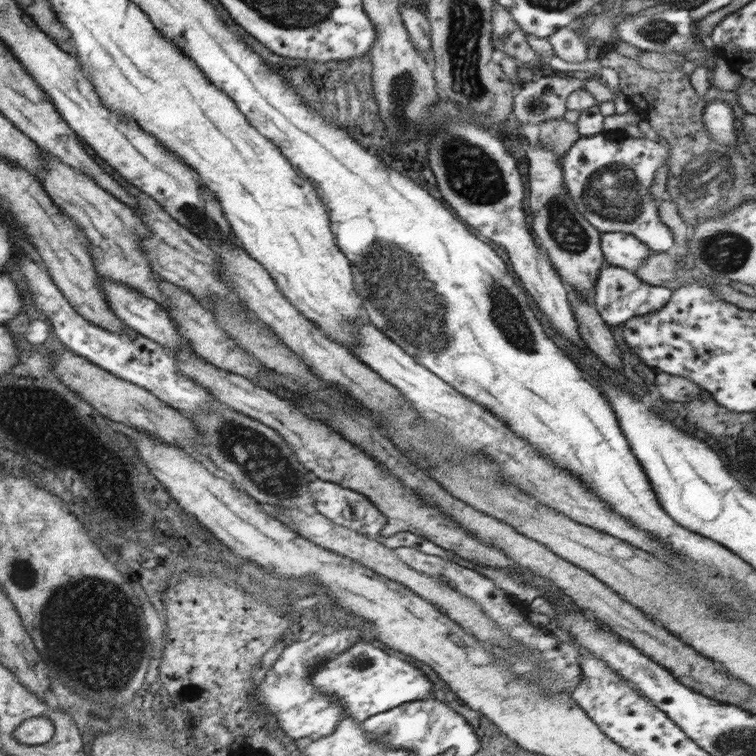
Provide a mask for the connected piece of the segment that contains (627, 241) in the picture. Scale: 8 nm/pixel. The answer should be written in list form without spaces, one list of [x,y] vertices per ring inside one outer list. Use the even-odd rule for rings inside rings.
[[[603,232],[601,251],[610,265],[634,272],[654,252],[634,235],[623,232]]]

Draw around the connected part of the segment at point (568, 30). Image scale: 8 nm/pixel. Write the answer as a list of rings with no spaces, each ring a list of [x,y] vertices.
[[[572,26],[561,28],[547,38],[556,52],[555,56],[566,63],[580,64],[588,61],[588,47]]]

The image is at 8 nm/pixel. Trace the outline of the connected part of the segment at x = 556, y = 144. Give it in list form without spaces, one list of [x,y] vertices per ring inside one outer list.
[[[565,118],[550,119],[540,125],[539,140],[541,144],[555,152],[562,160],[580,137],[576,123],[570,124],[566,122]]]

